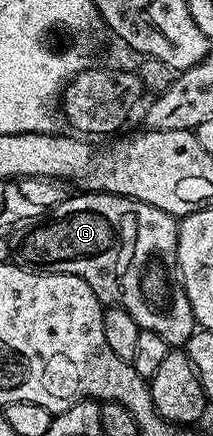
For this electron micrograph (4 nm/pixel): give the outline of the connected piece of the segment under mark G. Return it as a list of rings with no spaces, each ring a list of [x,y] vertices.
[[[79,191],[79,194],[68,196],[66,201],[62,201],[56,209],[51,210],[42,219],[36,220],[34,223],[28,224],[22,230],[23,234],[19,237],[19,245],[17,241],[17,257],[24,266],[30,267],[36,271],[46,271],[48,273],[68,273],[69,275],[77,275],[81,279],[85,279],[85,283],[89,283],[89,287],[93,287],[93,291],[99,296],[100,302],[107,307],[119,307],[129,315],[133,315],[133,319],[138,323],[140,329],[148,329],[157,335],[161,335],[161,339],[165,339],[168,347],[186,346],[187,340],[195,334],[197,328],[195,316],[193,315],[193,307],[189,307],[189,299],[185,295],[180,278],[177,276],[177,239],[179,238],[179,221],[172,217],[170,213],[161,211],[157,207],[153,207],[144,201],[134,201],[128,197],[118,197],[115,193],[101,193],[98,191]]]

